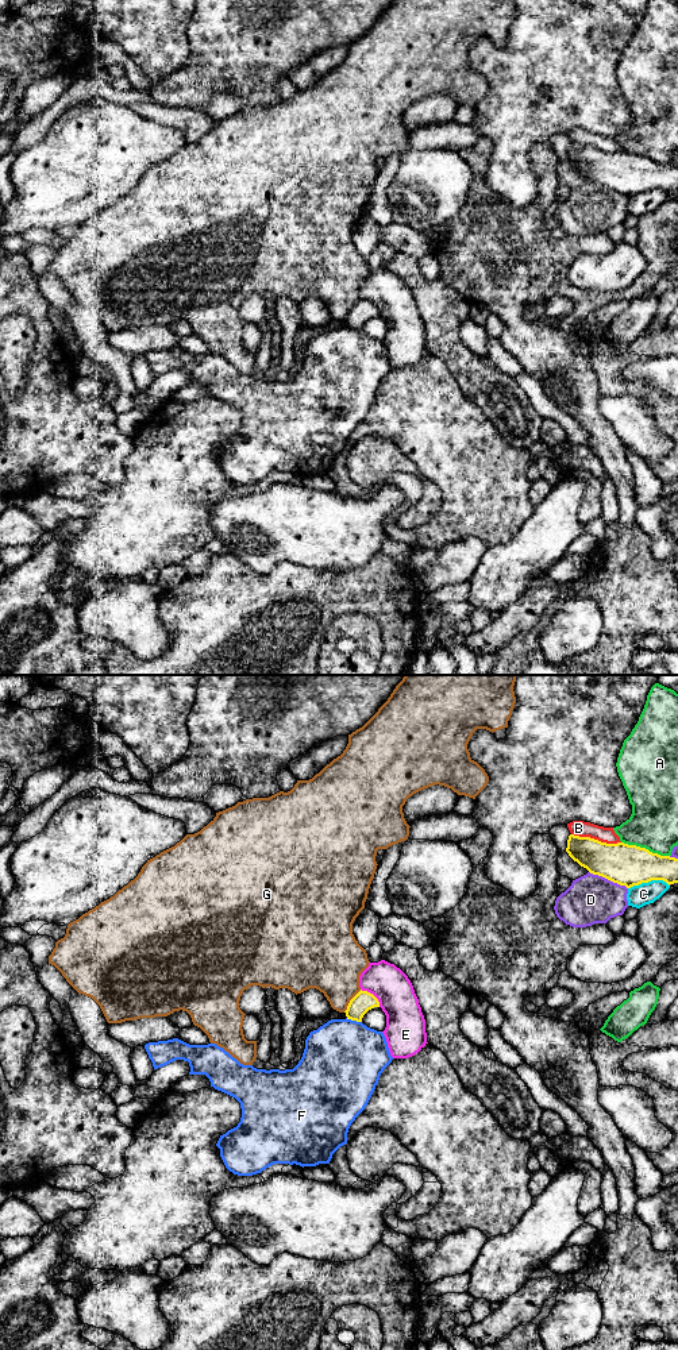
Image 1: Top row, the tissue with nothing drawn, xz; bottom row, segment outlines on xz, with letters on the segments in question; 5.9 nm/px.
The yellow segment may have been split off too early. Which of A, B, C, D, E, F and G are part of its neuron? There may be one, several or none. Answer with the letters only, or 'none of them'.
none of them

